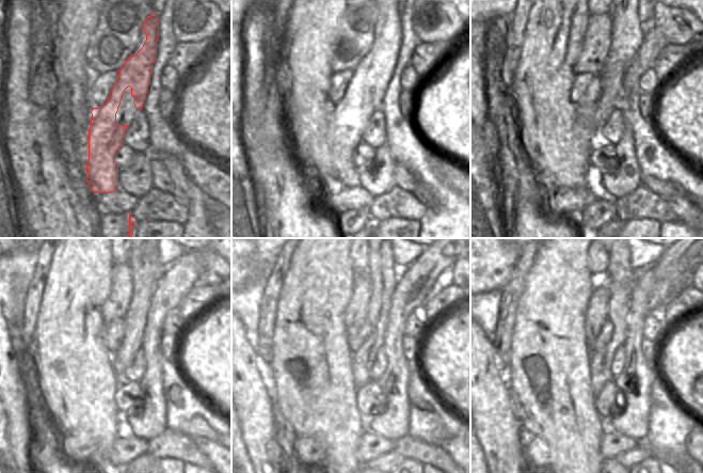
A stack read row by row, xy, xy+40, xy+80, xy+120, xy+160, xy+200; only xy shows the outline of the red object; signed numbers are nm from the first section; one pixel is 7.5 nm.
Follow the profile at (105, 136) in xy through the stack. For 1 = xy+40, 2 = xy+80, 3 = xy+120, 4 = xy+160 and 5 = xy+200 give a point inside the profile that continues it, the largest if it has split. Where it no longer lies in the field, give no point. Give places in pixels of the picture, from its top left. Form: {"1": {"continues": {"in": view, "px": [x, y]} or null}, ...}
{"1": {"continues": {"in": "xy+40", "px": [344, 135]}}, "2": {"continues": {"in": "xy+80", "px": [627, 46]}}, "3": {"continues": {"in": "xy+120", "px": [139, 268]}}, "4": {"continues": {"in": "xy+160", "px": [376, 268]}}, "5": {"continues": {"in": "xy+200", "px": [616, 268]}}}

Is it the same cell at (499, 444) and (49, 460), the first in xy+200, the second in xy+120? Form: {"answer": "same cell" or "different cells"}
{"answer": "different cells"}

